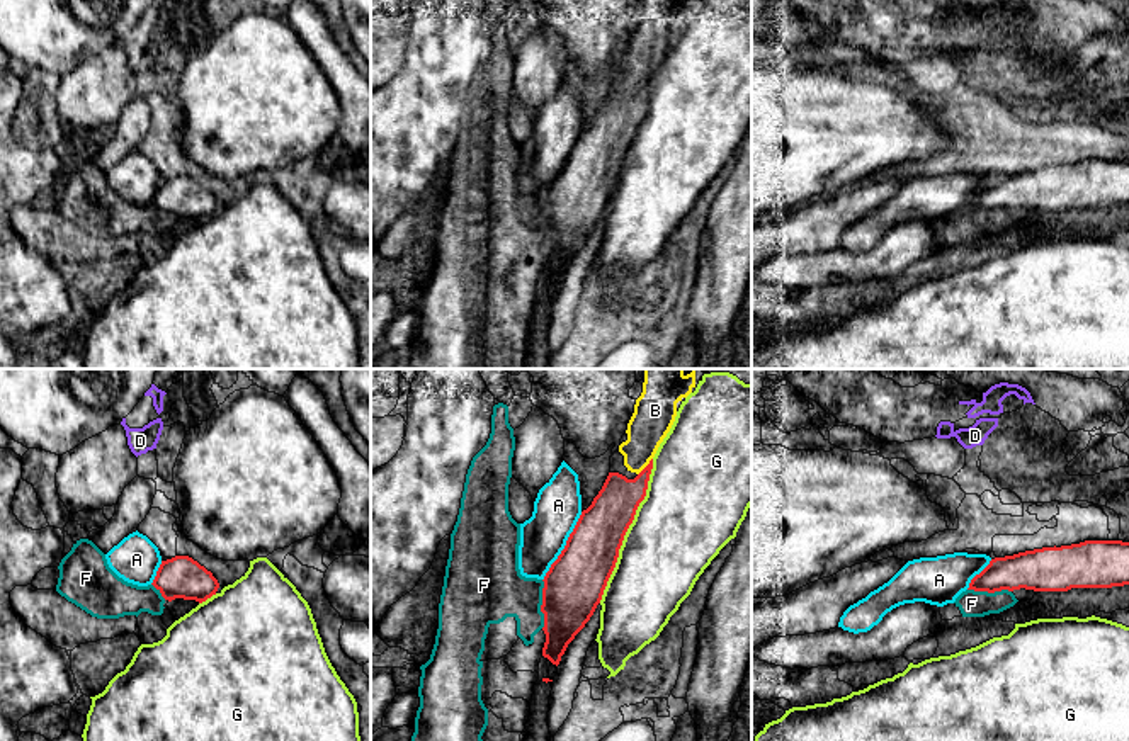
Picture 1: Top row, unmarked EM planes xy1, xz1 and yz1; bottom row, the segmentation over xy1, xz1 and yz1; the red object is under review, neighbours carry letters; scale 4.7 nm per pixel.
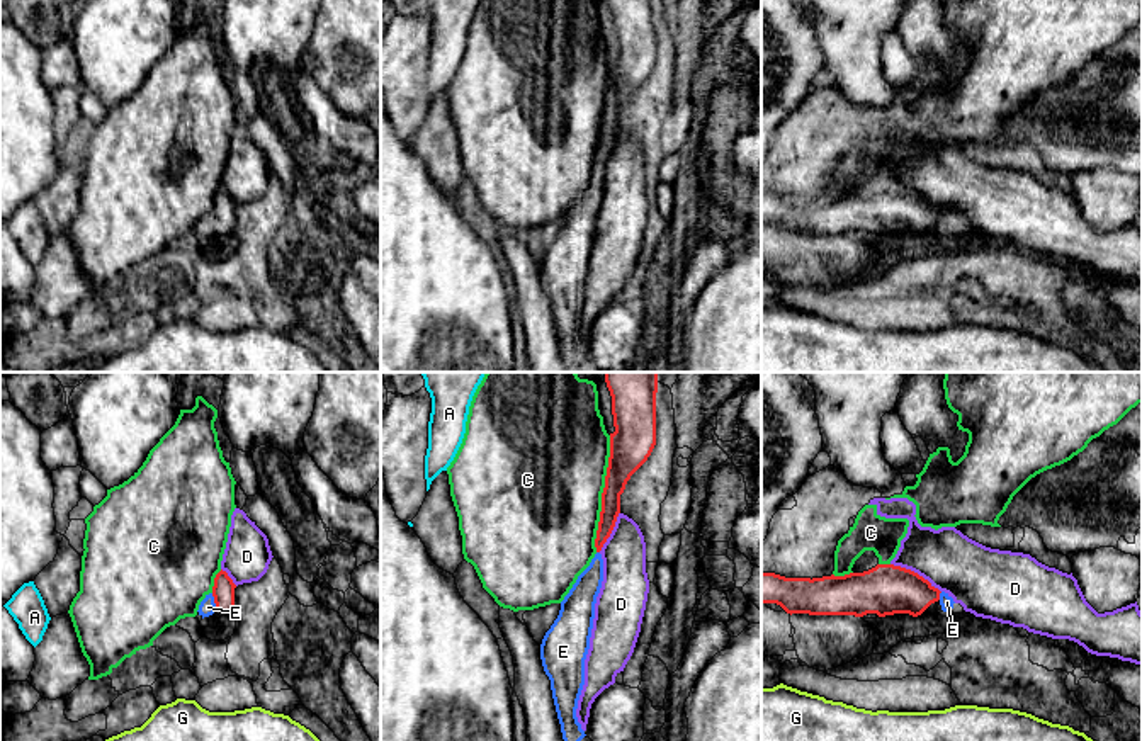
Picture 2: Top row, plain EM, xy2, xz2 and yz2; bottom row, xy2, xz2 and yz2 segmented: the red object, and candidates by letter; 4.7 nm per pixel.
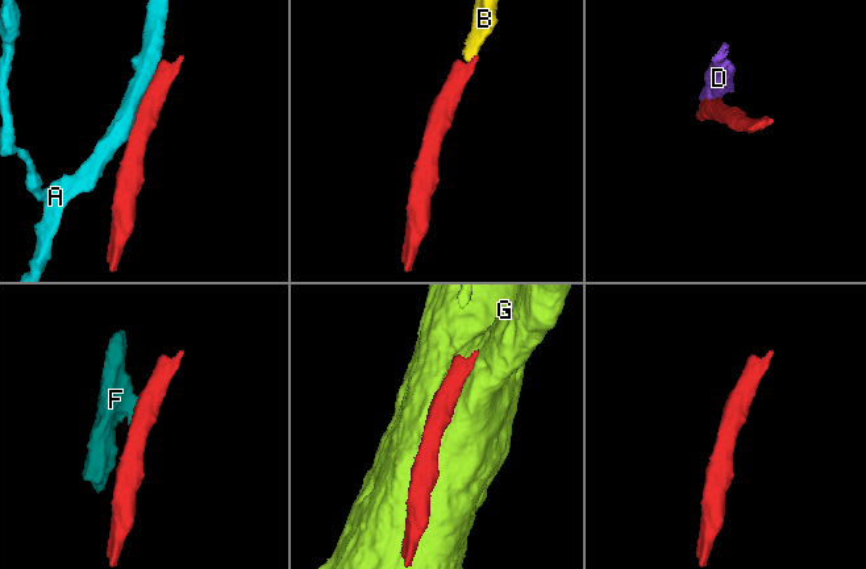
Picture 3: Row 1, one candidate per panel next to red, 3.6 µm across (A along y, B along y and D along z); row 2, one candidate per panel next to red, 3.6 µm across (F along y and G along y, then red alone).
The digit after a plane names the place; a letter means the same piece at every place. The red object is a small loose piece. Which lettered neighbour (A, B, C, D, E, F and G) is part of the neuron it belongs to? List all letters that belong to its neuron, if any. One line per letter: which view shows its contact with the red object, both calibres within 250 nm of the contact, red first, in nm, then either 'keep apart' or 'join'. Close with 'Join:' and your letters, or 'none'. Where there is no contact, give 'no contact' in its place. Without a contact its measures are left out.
A: xz1 | 280/220 nm | keep apart
B: xz1 | 200/190 nm | join
C: xz2 | 190/500 nm | keep apart
D: yz2 | 240/280 nm | keep apart
E: xy2 | 110/80 nm | join
F: xz1 | 280/300 nm | keep apart
G: xz1 | 260/440 nm | keep apart
Join: B, E

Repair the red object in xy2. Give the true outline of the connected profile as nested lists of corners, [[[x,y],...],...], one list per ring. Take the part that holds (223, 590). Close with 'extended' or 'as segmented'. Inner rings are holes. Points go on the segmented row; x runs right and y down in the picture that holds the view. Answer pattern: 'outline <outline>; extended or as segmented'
outline [[[221,569],[214,578],[212,591],[199,605],[199,615],[204,619],[214,612],[229,614],[235,608],[235,588],[233,580]]]; extended

